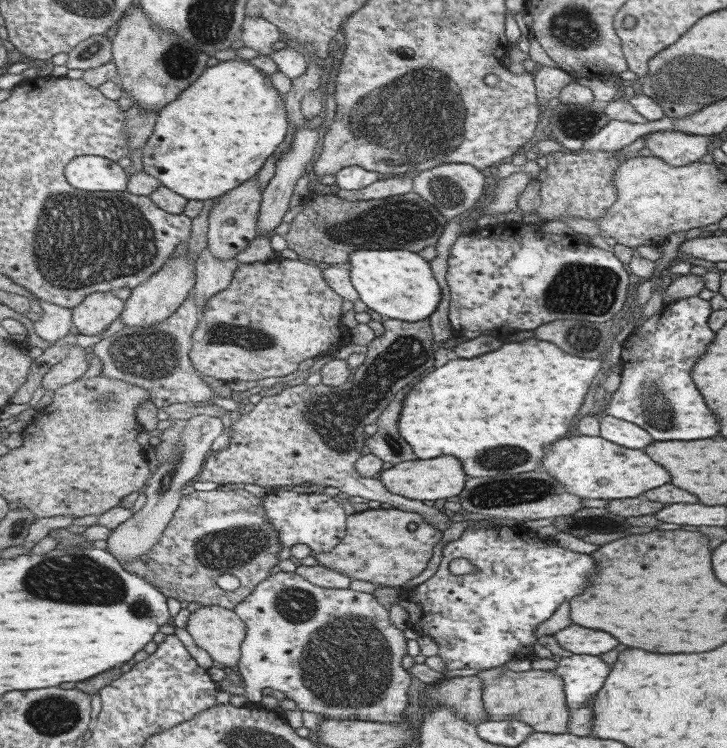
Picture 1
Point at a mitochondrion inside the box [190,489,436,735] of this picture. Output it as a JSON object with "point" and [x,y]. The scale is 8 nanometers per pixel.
{"point":[349,665]}

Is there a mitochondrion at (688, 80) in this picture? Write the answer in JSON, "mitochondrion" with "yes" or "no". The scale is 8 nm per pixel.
{"mitochondrion":"yes"}

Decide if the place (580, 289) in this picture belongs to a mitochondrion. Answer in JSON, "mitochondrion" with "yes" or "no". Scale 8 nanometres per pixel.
{"mitochondrion":"yes"}

